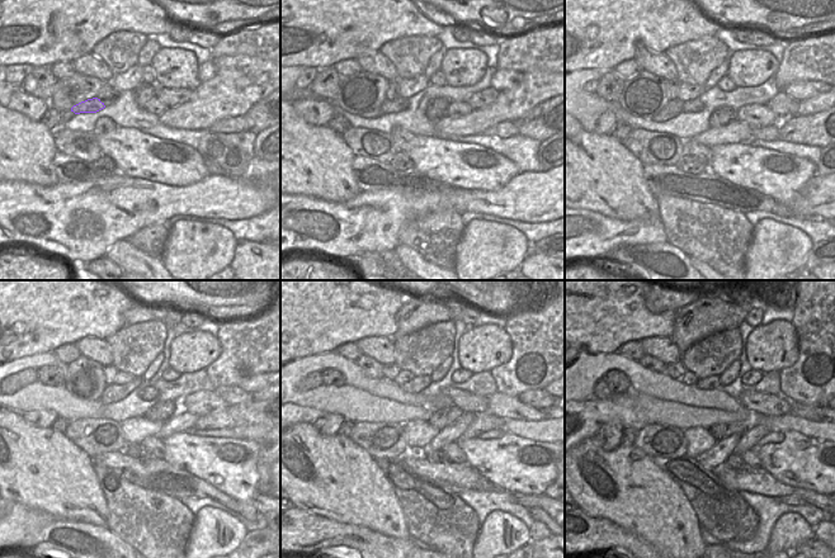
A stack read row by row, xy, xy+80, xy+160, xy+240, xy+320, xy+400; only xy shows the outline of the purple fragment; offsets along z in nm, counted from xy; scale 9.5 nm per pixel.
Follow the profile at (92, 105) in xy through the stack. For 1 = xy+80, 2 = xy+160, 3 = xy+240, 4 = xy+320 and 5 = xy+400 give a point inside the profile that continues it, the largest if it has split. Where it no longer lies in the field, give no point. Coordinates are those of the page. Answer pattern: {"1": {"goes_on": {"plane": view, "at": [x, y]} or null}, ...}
{"1": {"goes_on": {"plane": "xy+80", "at": [399, 105]}}, "2": {"goes_on": {"plane": "xy+160", "at": [693, 105]}}, "3": {"goes_on": {"plane": "xy+240", "at": [150, 393]}}, "4": {"goes_on": {"plane": "xy+320", "at": [466, 401]}}, "5": {"goes_on": {"plane": "xy+400", "at": [764, 403]}}}

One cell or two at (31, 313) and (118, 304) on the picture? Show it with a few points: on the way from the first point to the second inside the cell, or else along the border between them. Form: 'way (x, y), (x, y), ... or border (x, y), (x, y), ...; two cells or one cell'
way (52, 307), (97, 306); one cell

